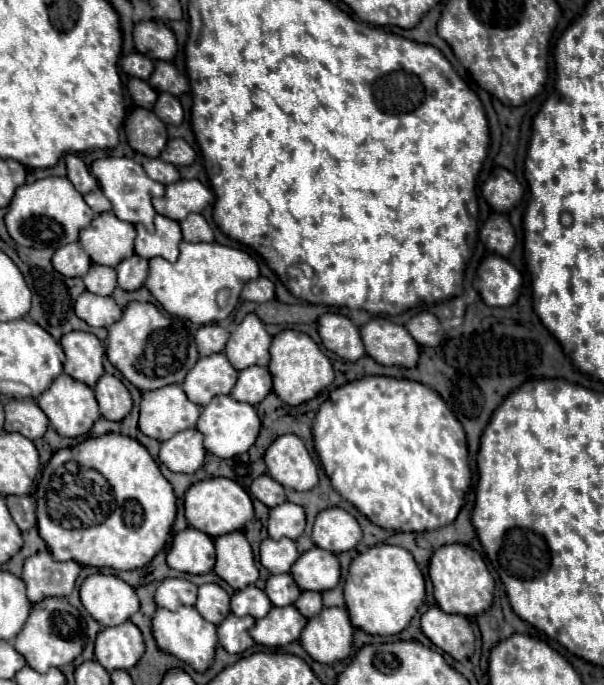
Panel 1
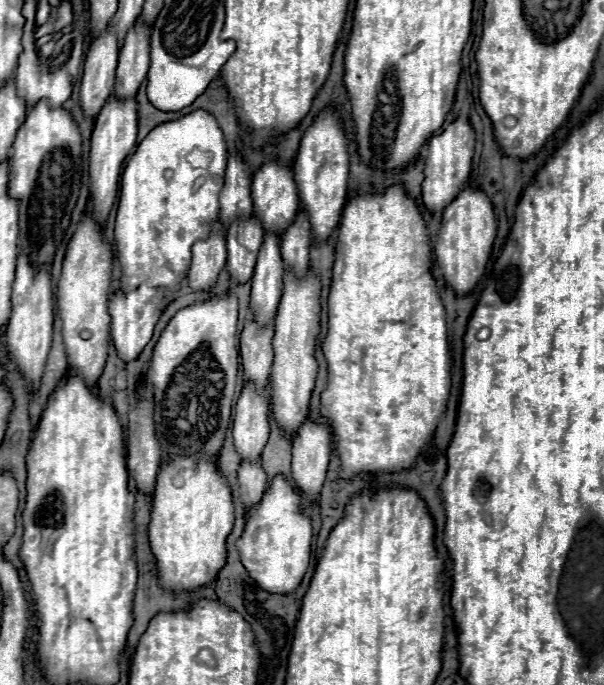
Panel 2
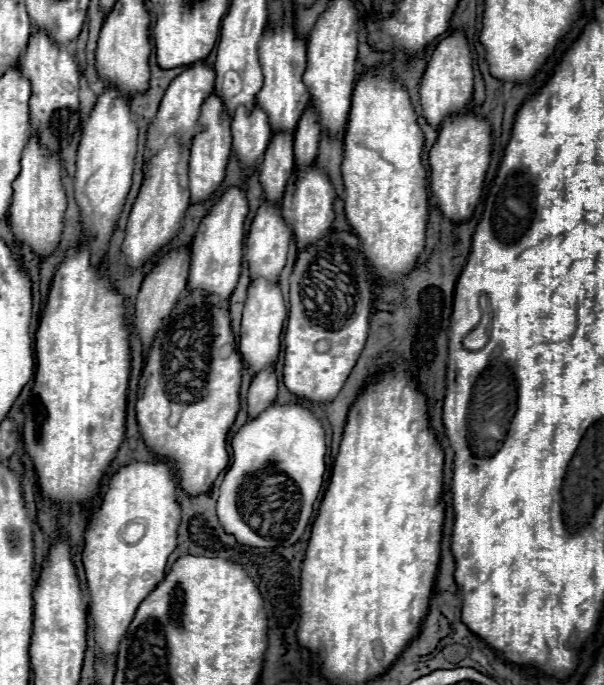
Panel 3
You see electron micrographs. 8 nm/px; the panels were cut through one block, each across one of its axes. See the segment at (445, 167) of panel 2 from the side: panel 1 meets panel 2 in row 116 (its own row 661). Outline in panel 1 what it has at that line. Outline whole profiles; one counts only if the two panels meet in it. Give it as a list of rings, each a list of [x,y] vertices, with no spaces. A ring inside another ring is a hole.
[[[434,606],[422,616],[422,632],[434,646],[458,662],[464,662],[474,654],[472,626],[458,614],[446,614]]]

